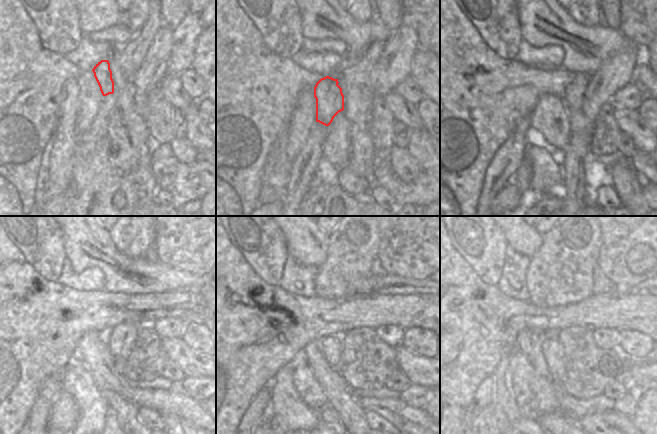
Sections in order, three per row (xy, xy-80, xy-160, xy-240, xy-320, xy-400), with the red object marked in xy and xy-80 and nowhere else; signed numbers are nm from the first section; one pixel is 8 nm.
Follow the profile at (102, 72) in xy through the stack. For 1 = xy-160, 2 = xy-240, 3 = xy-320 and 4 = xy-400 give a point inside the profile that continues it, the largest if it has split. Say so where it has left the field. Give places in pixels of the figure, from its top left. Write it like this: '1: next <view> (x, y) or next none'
1: next xy-160 (549, 117)
2: next xy-240 (97, 360)
3: next xy-320 (404, 418)
4: next xy-400 (612, 417)

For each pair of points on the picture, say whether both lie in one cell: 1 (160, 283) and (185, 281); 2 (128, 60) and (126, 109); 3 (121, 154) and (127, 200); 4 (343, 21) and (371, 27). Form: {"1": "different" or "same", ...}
{"1": "same", "2": "different", "3": "different", "4": "same"}

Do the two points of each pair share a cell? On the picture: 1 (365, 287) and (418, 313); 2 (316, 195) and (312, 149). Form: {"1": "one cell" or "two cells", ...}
{"1": "two cells", "2": "two cells"}

